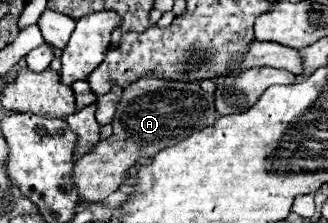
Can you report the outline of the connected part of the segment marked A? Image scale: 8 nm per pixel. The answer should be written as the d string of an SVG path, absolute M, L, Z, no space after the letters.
M144 75L124 89L114 117L112 137L100 141L92 153L76 161L74 183L80 191L80 199L88 203L104 201L110 193L118 191L138 159L152 159L160 149L180 143L184 137L212 125L216 119L214 95L202 91L200 83L162 81Z

